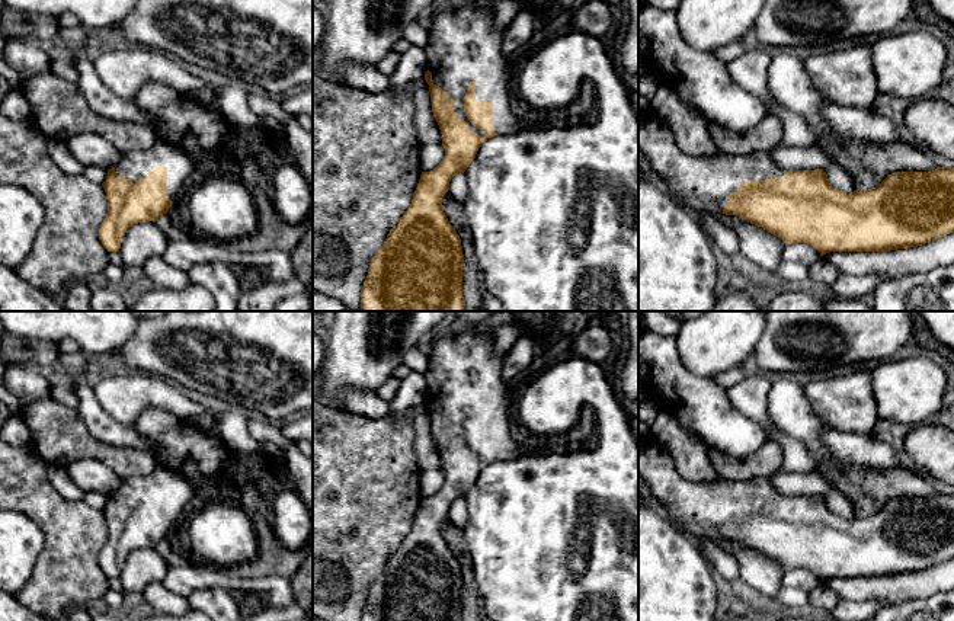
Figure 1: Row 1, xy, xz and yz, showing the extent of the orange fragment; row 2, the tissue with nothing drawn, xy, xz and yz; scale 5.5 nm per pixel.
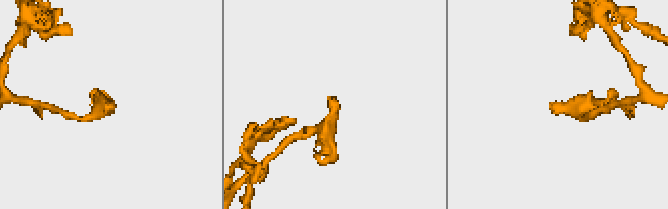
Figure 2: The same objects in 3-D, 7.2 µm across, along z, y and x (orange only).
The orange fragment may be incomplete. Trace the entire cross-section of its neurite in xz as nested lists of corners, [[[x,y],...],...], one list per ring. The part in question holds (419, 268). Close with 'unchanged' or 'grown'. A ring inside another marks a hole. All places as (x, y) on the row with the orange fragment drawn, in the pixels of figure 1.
[[[458,3],[442,12],[430,12],[426,25],[425,80],[445,157],[433,170],[422,172],[409,209],[374,255],[361,291],[361,311],[467,311],[461,239],[444,212],[442,198],[451,179],[465,172],[487,138],[513,134],[524,127],[510,108],[513,67],[502,51],[505,32],[494,25],[494,7]]]; grown

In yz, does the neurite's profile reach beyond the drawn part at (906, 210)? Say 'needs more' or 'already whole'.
needs more

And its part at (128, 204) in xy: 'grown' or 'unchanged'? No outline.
grown

